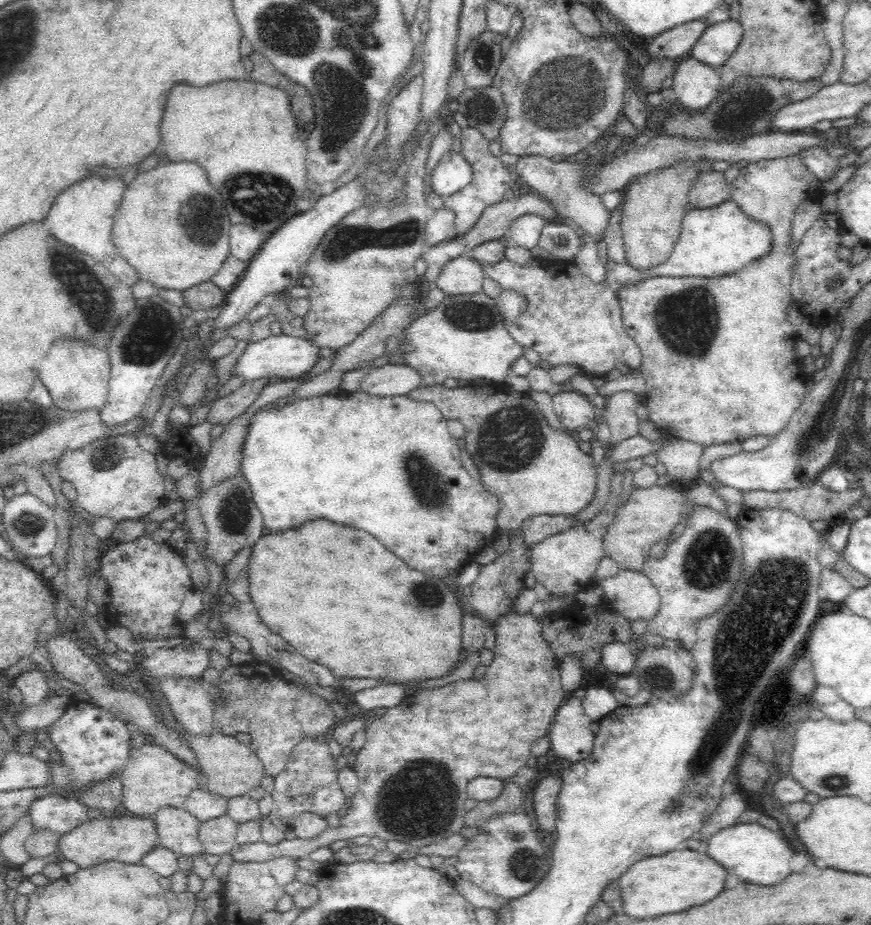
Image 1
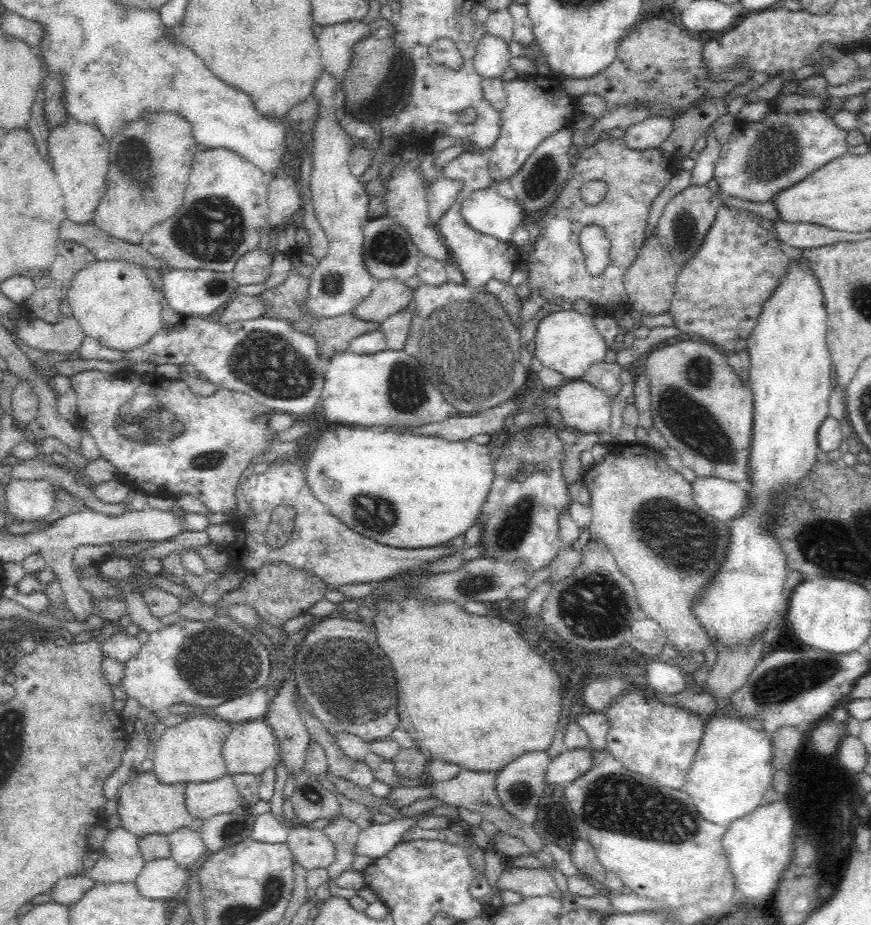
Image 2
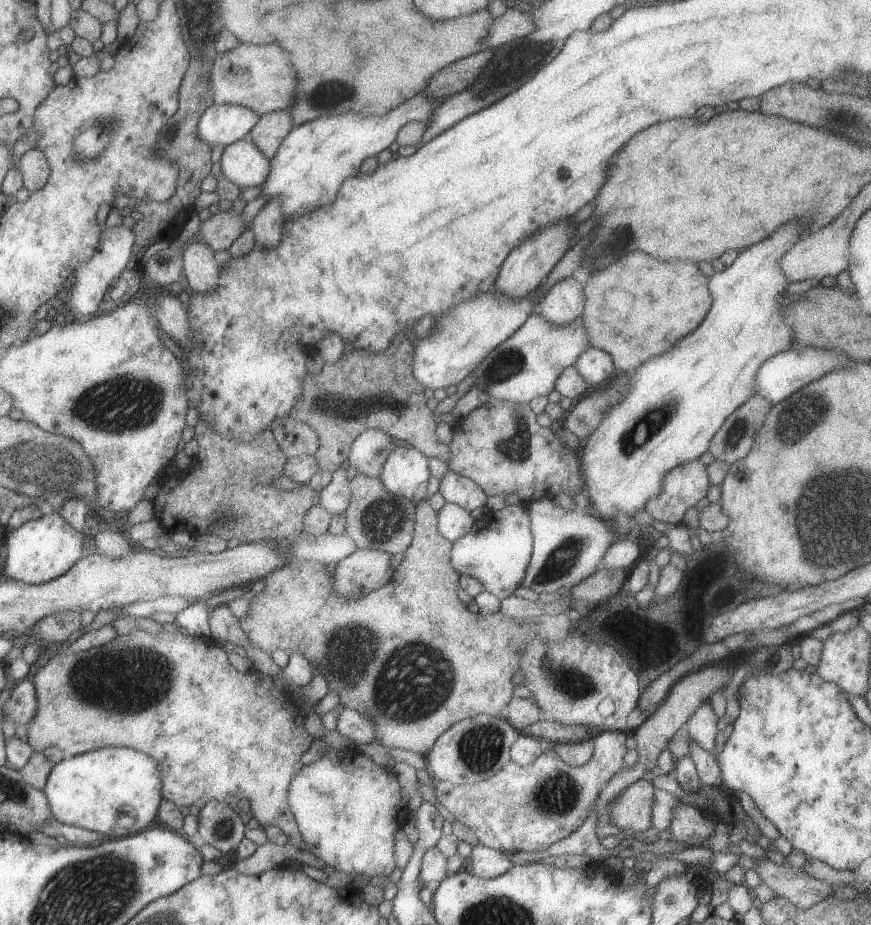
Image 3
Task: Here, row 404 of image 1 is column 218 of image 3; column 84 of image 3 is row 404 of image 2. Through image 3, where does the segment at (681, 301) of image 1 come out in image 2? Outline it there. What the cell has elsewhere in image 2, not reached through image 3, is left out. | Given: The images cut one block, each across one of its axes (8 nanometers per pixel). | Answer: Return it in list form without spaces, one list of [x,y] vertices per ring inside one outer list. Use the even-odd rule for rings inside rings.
[[[691,337],[678,341],[675,344],[658,346],[648,354],[646,358],[646,377],[649,384],[649,393],[651,396],[651,415],[653,420],[653,426],[656,430],[660,431],[662,436],[668,442],[668,447],[675,448],[679,454],[683,466],[691,468],[697,477],[718,477],[730,482],[734,482],[740,486],[742,490],[748,490],[750,488],[749,479],[749,456],[751,453],[751,438],[753,429],[753,392],[748,384],[746,384],[738,375],[734,372],[734,369],[728,364],[726,354],[720,352],[716,346],[712,343],[708,343],[704,340]]]

